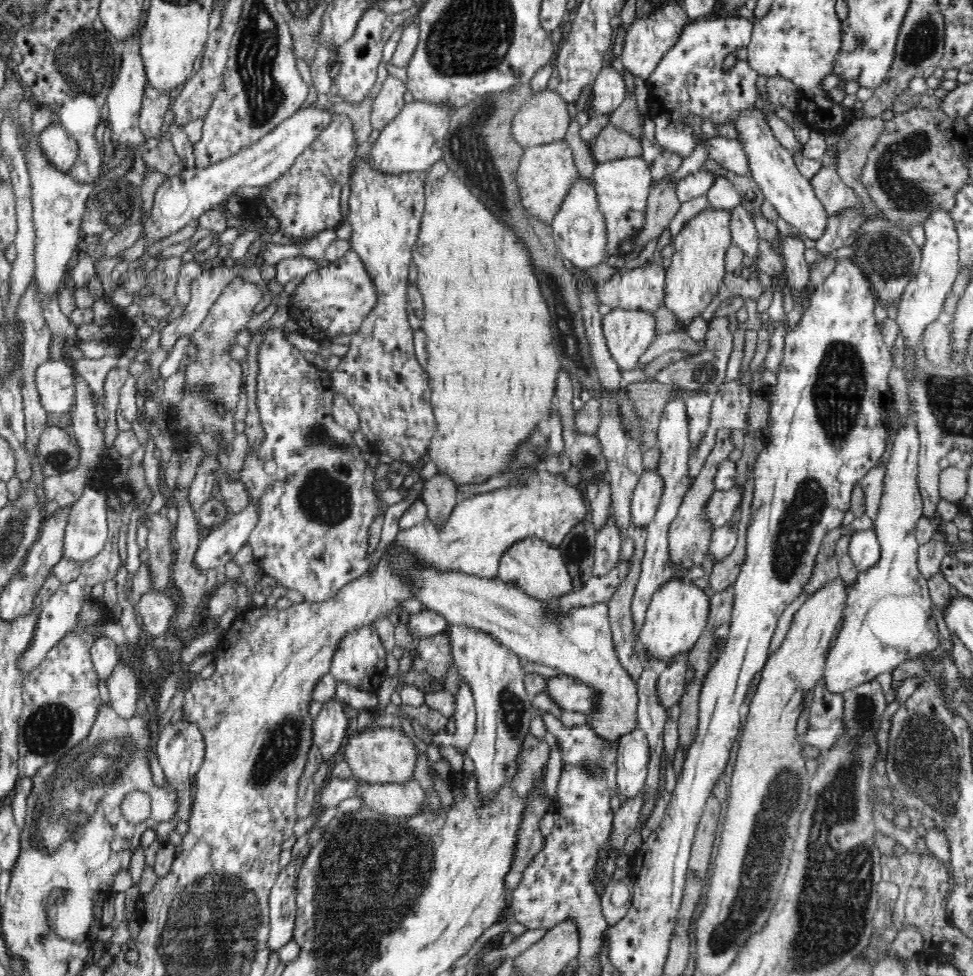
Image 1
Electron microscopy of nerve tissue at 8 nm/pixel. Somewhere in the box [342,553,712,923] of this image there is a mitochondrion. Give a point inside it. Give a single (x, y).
(511, 705)

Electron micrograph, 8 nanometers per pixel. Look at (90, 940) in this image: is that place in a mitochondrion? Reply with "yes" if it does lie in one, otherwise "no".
no

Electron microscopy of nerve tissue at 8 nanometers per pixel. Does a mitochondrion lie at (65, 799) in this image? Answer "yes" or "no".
yes

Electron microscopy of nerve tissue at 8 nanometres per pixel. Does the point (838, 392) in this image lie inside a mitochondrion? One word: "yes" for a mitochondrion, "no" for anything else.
yes

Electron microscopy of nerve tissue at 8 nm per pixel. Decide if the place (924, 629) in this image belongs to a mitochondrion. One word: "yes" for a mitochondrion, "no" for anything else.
no

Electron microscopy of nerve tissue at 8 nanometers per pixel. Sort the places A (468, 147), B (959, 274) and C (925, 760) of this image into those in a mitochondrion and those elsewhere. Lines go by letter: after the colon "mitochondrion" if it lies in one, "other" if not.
A: mitochondrion
B: other
C: mitochondrion

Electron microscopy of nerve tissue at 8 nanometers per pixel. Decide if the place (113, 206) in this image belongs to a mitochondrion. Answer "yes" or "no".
yes

